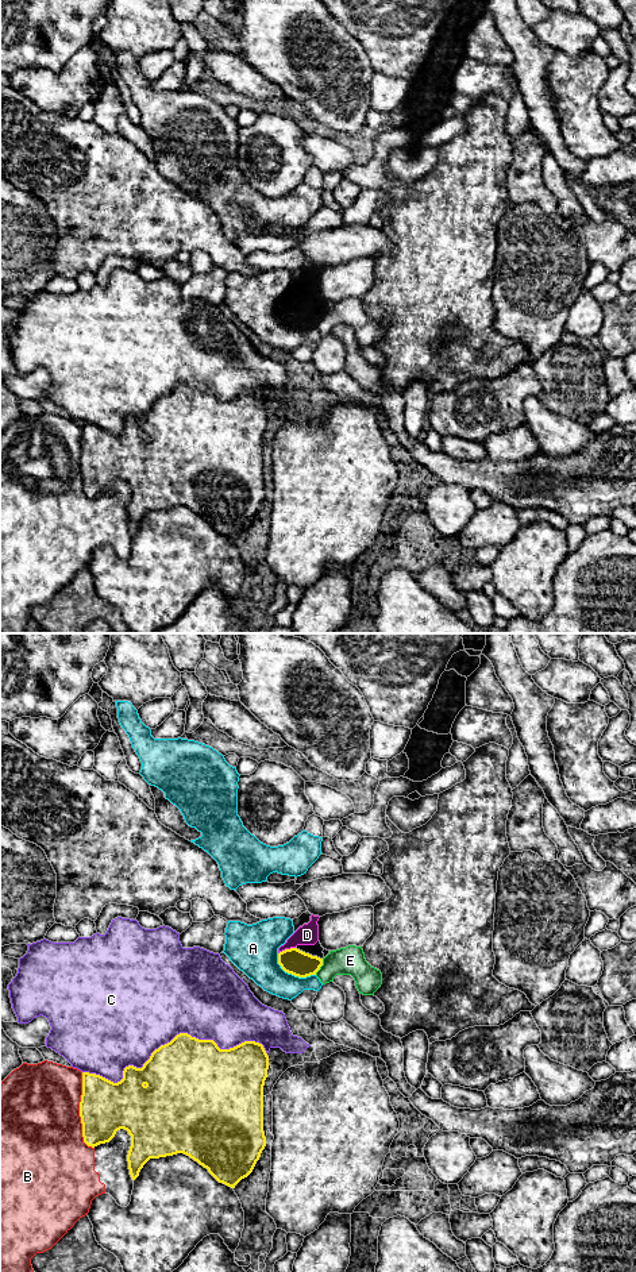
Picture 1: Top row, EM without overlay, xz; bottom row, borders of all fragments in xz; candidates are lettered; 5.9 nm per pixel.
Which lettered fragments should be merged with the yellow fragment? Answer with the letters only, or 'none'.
D

